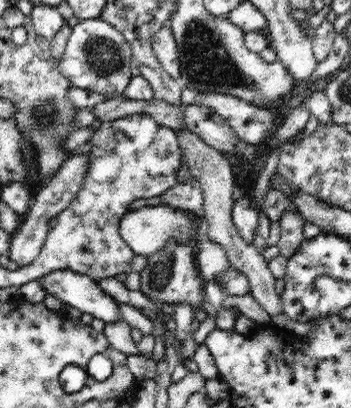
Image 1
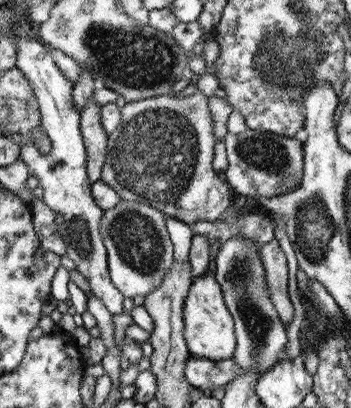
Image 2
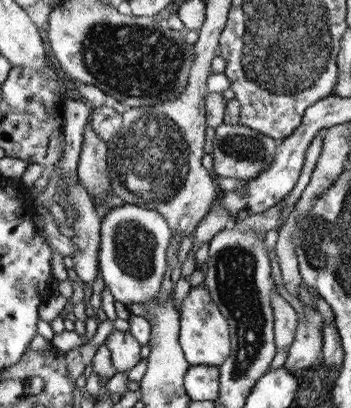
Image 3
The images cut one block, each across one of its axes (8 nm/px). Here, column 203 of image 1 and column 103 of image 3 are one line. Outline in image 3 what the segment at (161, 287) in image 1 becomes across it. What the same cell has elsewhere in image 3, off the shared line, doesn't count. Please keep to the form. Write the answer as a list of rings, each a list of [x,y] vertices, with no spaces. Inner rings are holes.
[[[105,286],[103,292],[101,292],[101,308],[103,308],[105,316],[109,318],[109,322],[101,322],[101,324],[97,326],[97,332],[93,334],[91,342],[87,342],[87,344],[83,344],[83,346],[79,346],[79,348],[73,348],[73,350],[69,350],[69,352],[65,354],[65,362],[67,362],[69,374],[71,374],[75,380],[77,380],[79,374],[83,374],[85,366],[87,366],[89,362],[93,362],[93,356],[97,354],[99,346],[105,344],[107,336],[113,332],[111,320],[117,318],[117,312],[115,312],[115,298],[113,298],[113,294],[109,292],[107,286]]]

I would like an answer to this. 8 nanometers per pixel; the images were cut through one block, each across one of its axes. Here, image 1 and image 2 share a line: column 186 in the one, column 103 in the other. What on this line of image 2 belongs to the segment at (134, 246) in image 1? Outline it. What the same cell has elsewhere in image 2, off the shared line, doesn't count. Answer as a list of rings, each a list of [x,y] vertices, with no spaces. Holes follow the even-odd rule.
[[[121,200],[115,208],[105,210],[99,222],[99,236],[107,248],[107,272],[111,284],[125,296],[123,314],[131,316],[133,296],[151,294],[165,278],[165,272],[173,264],[173,242],[165,228],[167,216],[151,206]]]

